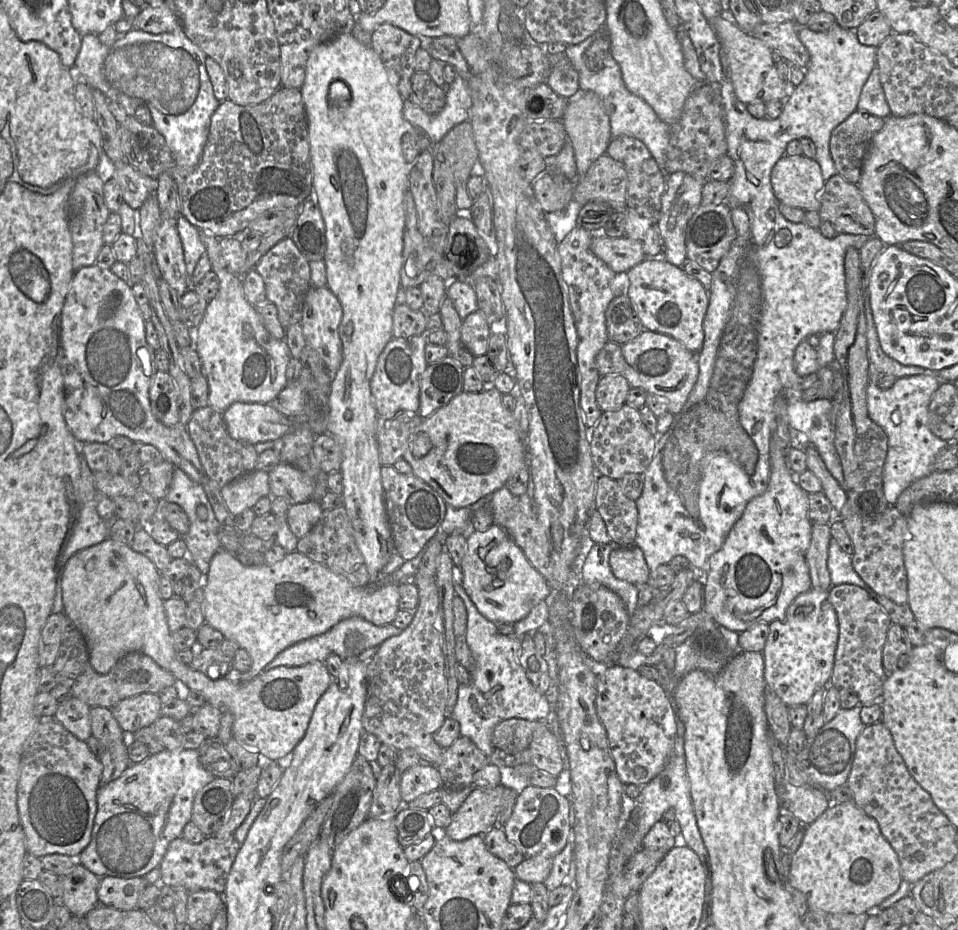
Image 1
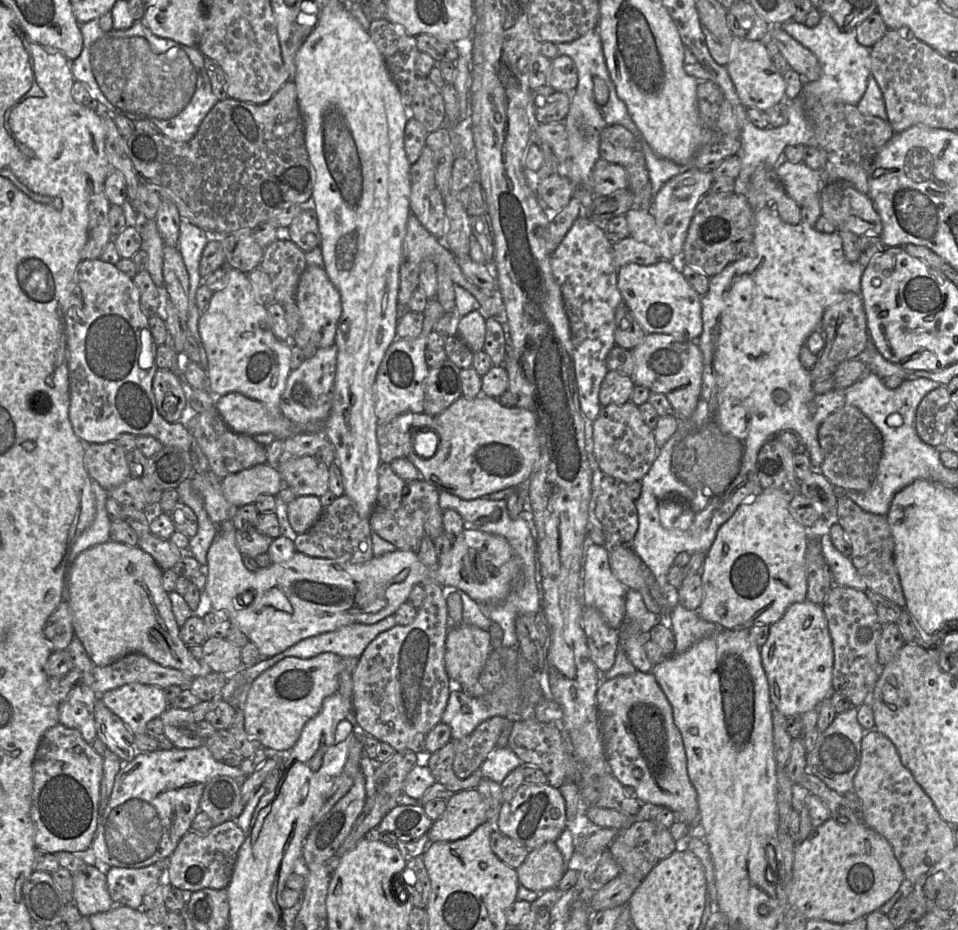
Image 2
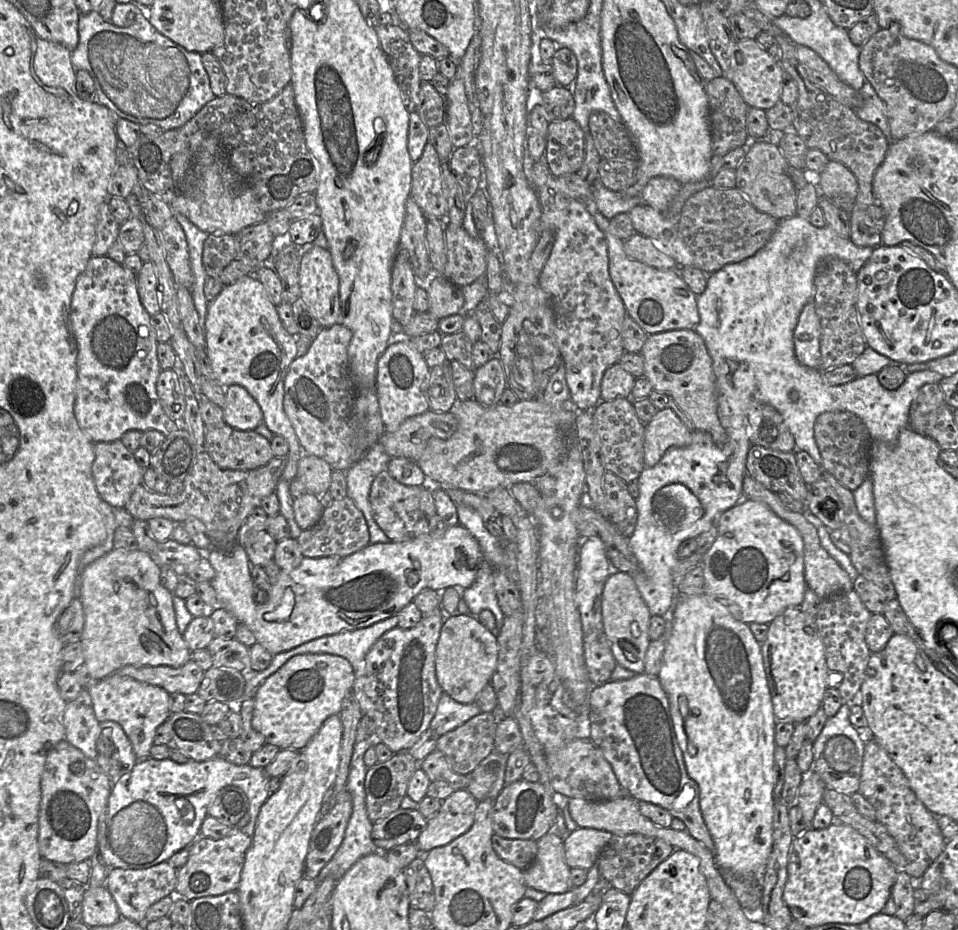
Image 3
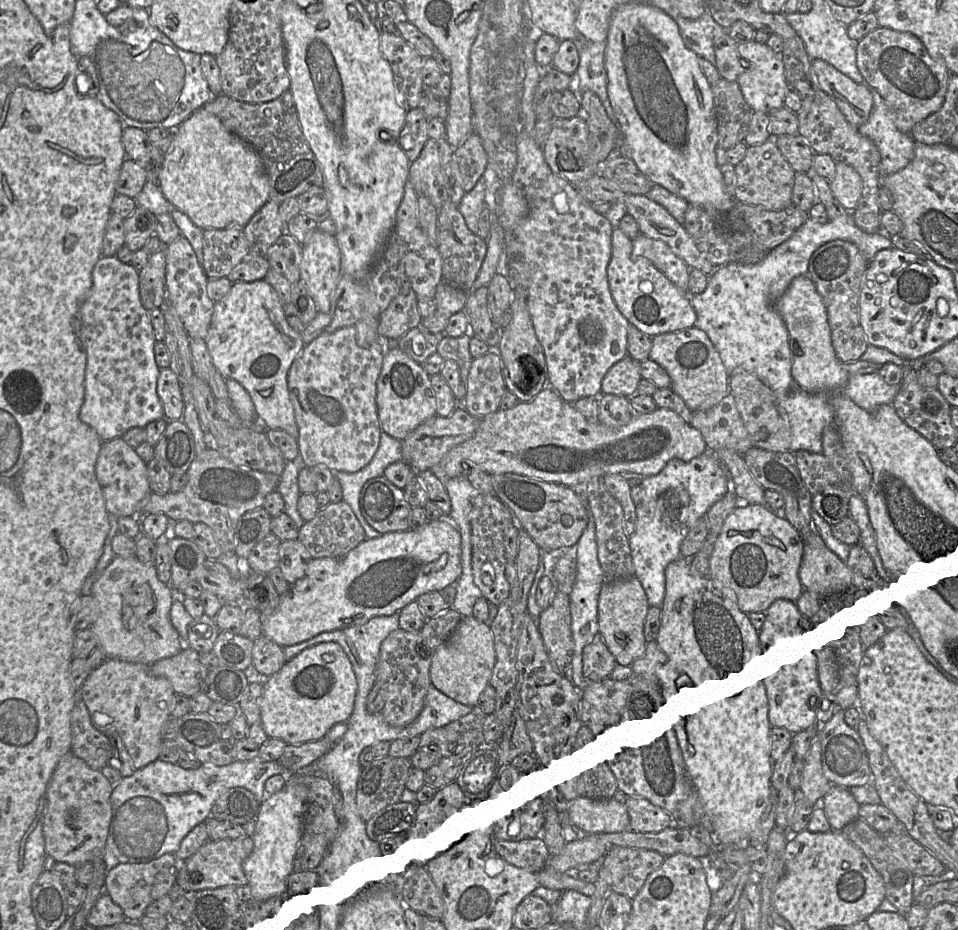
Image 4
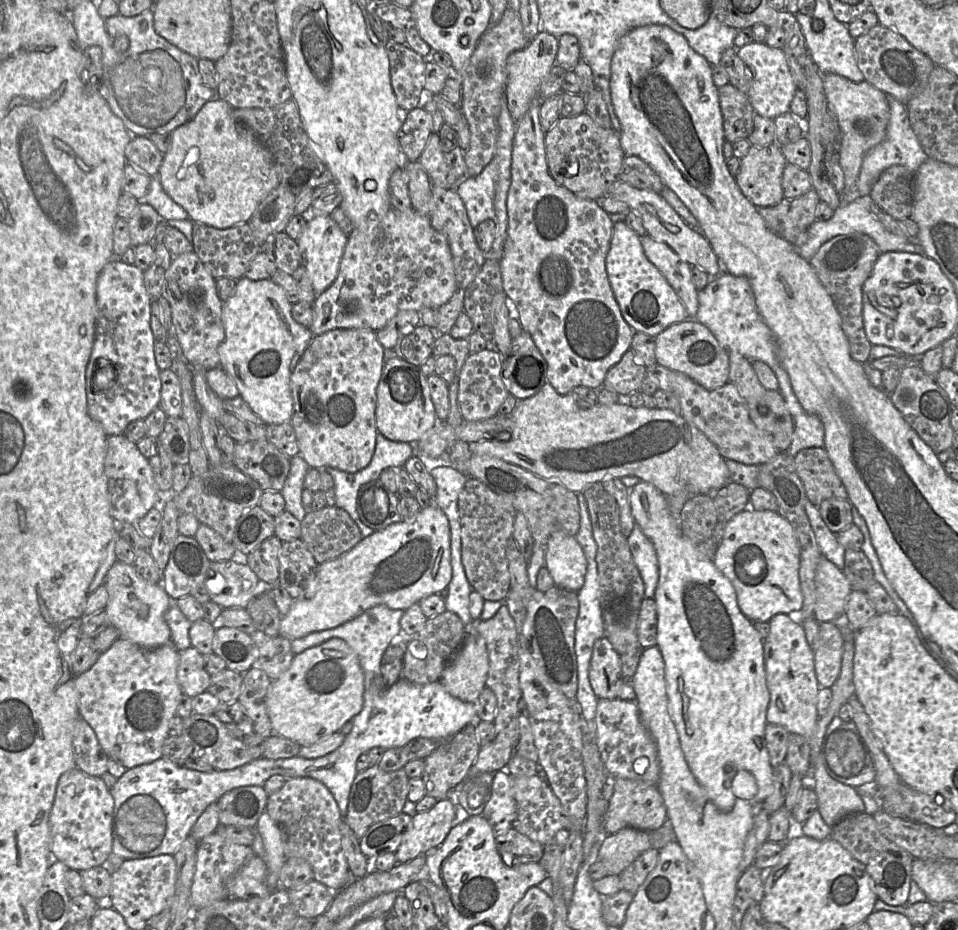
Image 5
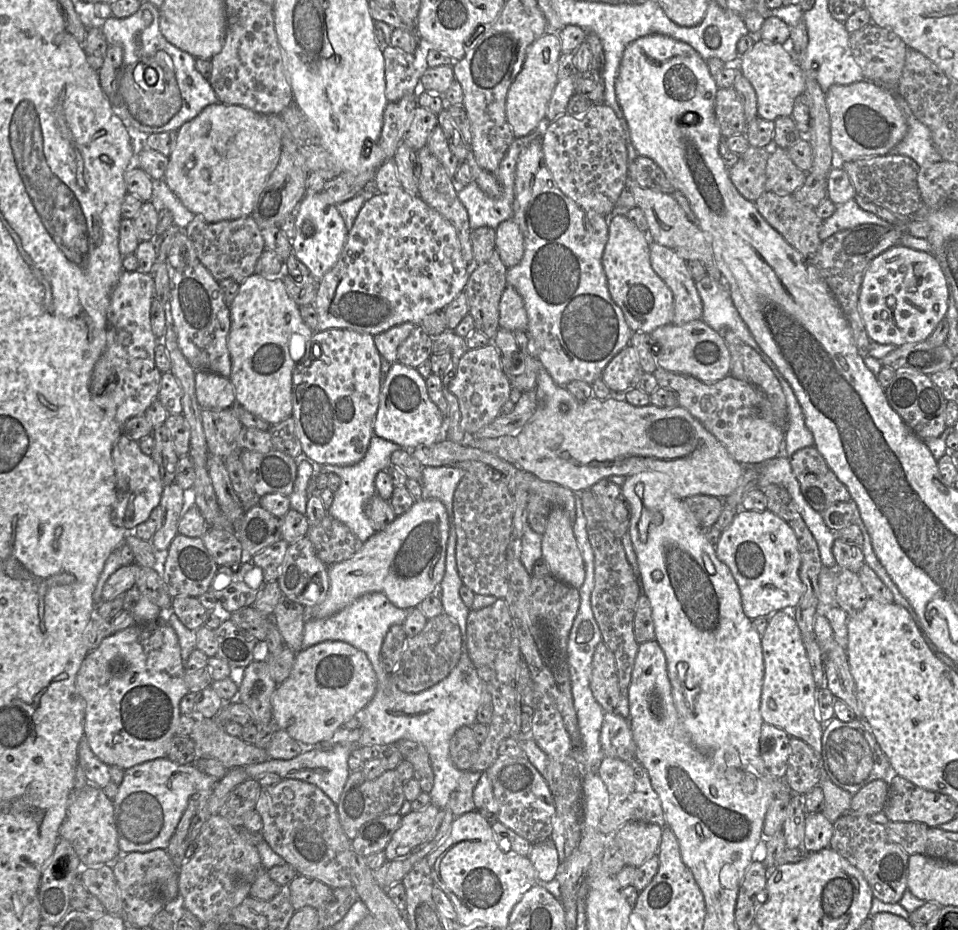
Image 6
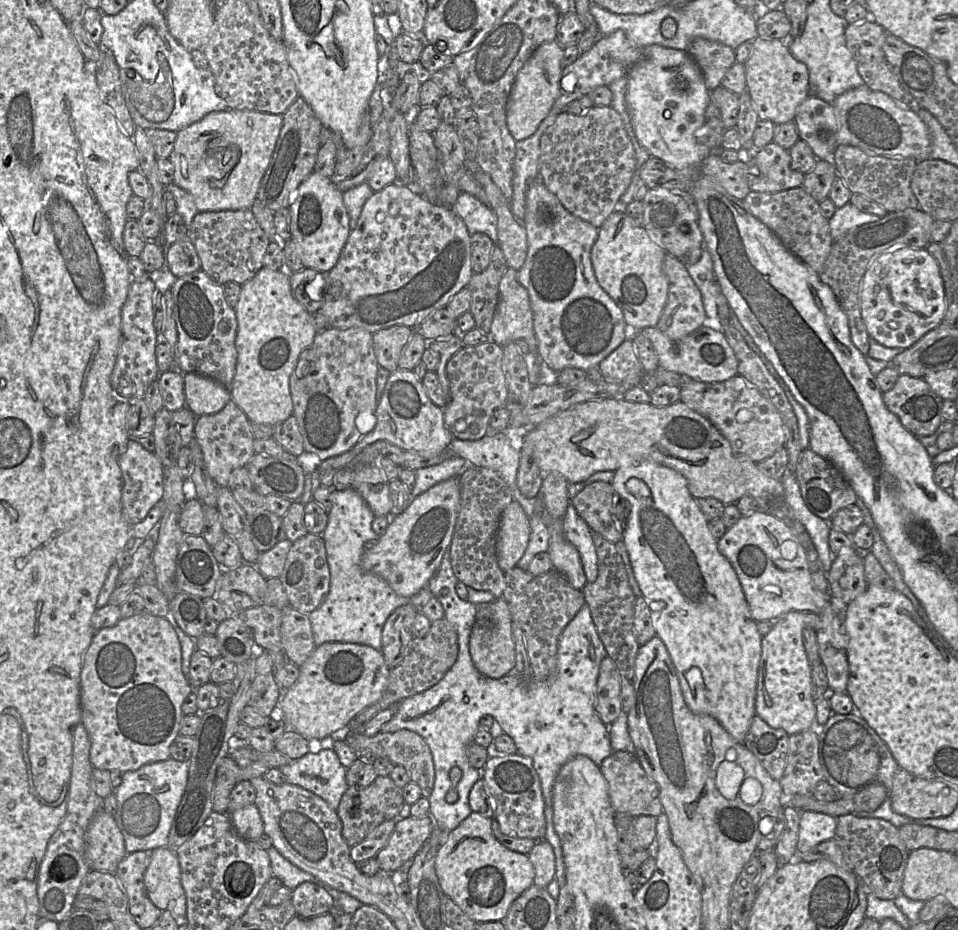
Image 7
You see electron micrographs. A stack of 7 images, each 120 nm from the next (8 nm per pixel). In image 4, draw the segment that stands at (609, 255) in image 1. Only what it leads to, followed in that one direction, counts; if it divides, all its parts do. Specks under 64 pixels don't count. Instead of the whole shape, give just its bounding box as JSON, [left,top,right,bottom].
[632,234,690,294]

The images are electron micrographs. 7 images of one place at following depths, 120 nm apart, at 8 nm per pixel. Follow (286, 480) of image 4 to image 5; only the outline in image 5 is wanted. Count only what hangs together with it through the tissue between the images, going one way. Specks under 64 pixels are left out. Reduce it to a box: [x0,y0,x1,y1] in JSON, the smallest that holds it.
[280,455,310,522]

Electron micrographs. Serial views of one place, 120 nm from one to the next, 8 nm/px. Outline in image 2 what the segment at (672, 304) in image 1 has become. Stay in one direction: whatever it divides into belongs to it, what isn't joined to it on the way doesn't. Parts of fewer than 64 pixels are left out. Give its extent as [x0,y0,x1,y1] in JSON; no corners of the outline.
[617,260,703,341]

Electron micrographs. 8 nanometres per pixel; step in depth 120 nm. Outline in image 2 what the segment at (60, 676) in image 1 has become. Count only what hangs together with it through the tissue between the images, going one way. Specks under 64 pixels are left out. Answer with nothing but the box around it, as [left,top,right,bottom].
[66,634,193,699]

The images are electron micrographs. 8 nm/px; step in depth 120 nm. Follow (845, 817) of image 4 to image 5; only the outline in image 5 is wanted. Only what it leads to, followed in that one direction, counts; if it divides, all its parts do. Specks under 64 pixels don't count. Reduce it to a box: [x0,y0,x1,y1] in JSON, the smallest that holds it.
[803,756,865,828]

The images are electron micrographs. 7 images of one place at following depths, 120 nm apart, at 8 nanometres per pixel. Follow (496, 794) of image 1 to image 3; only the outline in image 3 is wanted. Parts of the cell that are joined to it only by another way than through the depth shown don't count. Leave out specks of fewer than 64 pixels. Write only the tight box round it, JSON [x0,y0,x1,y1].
[416,789,478,853]

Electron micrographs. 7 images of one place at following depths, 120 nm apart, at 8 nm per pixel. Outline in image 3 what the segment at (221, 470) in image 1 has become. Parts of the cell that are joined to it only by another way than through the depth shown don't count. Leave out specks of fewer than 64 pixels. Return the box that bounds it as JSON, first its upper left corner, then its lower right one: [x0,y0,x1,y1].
[204,424,274,470]

